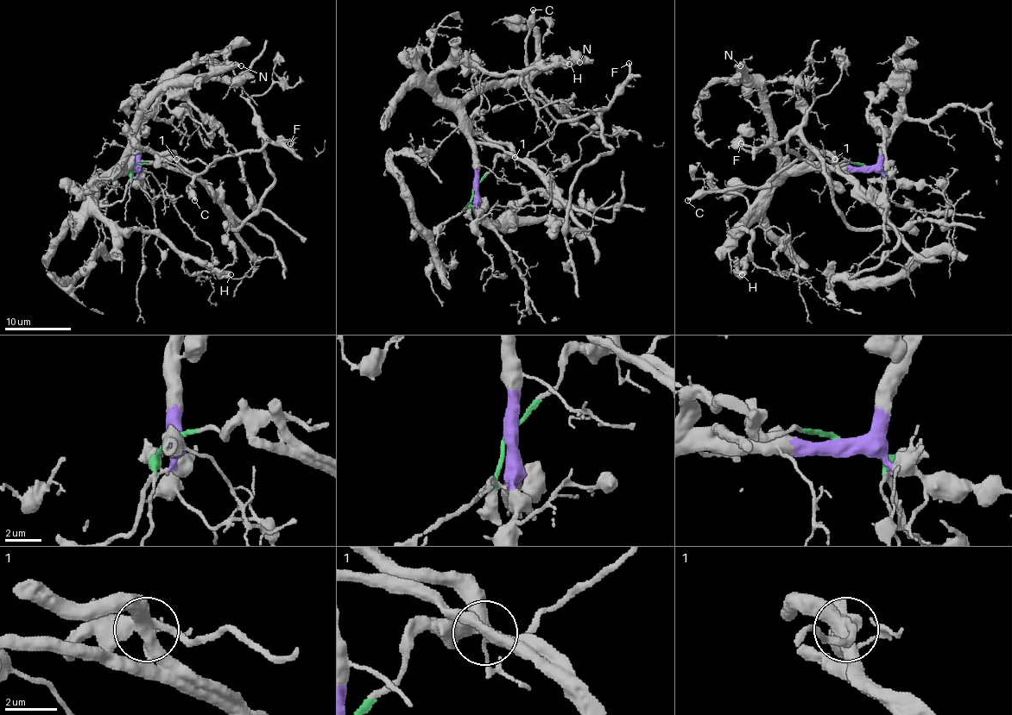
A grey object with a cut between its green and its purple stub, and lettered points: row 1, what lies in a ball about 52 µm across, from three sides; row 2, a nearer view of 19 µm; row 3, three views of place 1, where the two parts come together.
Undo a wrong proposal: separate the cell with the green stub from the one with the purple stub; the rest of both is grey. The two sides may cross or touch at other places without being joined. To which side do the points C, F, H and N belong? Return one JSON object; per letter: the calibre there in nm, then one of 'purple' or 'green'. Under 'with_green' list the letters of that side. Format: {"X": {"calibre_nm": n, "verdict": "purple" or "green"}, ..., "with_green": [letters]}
{"C": {"calibre_nm": 360, "verdict": "green"}, "F": {"calibre_nm": 280, "verdict": "green"}, "H": {"calibre_nm": 550, "verdict": "purple"}, "N": {"calibre_nm": 400, "verdict": "purple"}, "with_green": ["C", "F"]}

